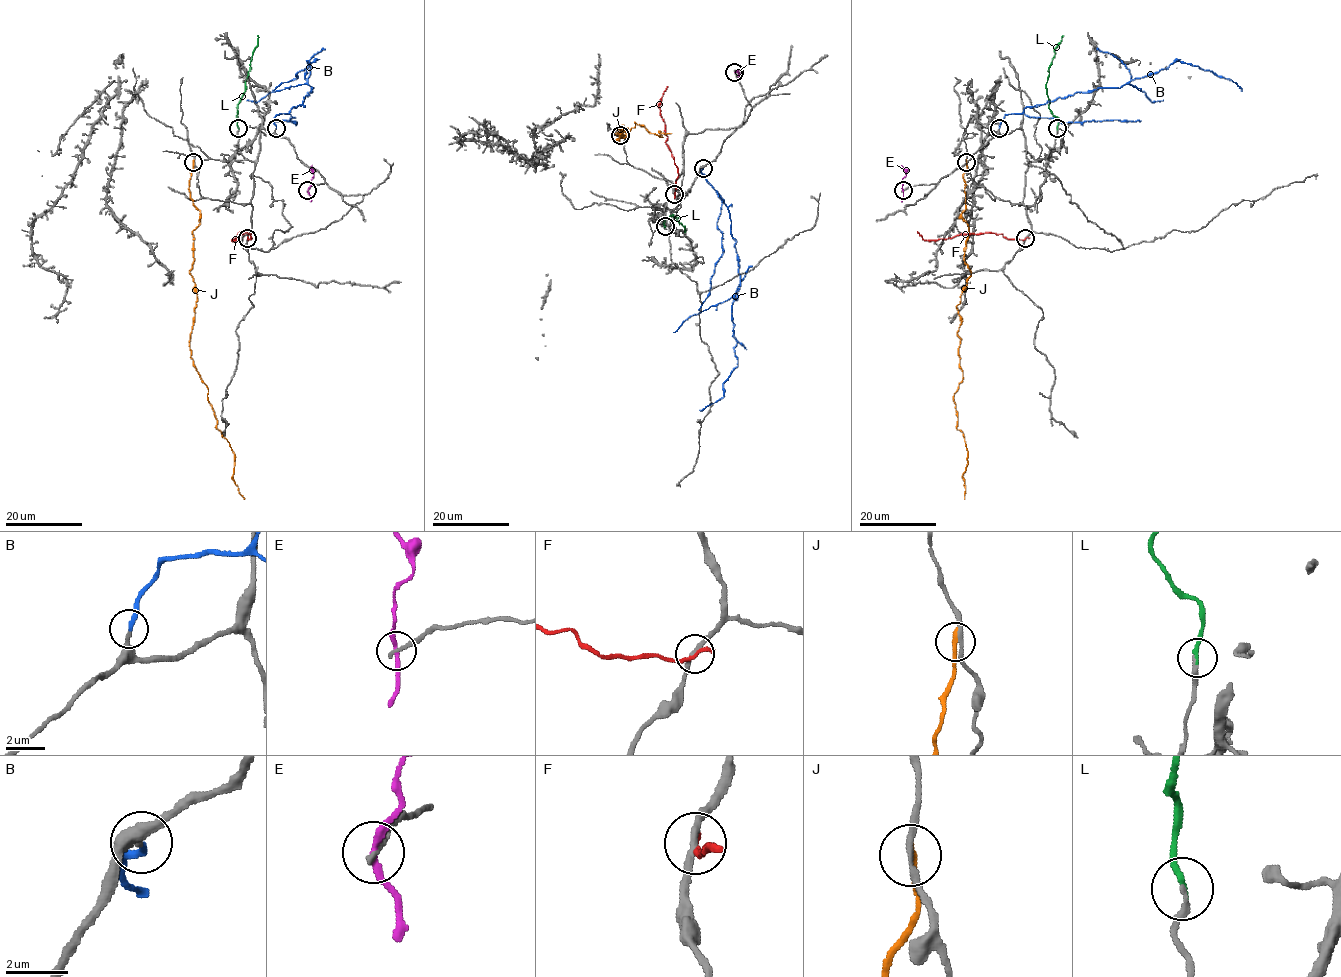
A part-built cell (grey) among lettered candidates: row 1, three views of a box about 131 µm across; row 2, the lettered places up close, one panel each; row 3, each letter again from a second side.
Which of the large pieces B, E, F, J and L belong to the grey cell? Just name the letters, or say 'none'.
B, L

